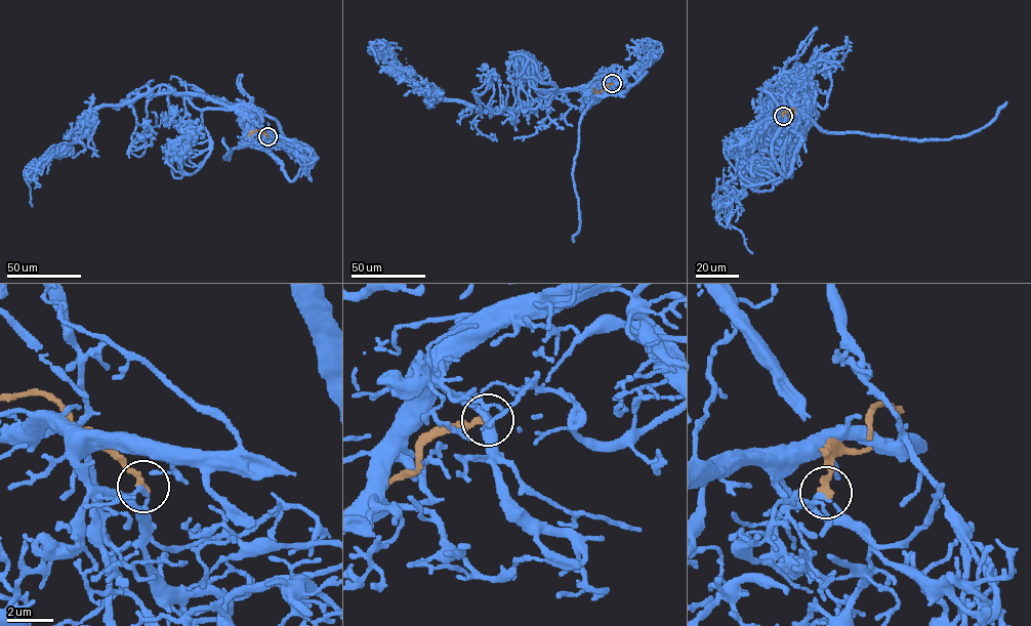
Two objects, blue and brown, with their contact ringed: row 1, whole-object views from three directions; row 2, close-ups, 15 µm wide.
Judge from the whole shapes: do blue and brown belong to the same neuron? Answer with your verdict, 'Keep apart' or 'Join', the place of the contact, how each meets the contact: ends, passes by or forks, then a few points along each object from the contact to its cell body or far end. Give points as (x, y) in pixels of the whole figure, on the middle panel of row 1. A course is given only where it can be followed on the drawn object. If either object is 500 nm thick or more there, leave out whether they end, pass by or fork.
Keep apart. Place: (612, 83). At the ring blue passes by. At the ring brown ends. Course of blue: (612, 83), (595, 94), (592, 86), (575, 88), (482, 111), (430, 97), (371, 47), (378, 64). Course of brown: (612, 83), (600, 91), (593, 89)

